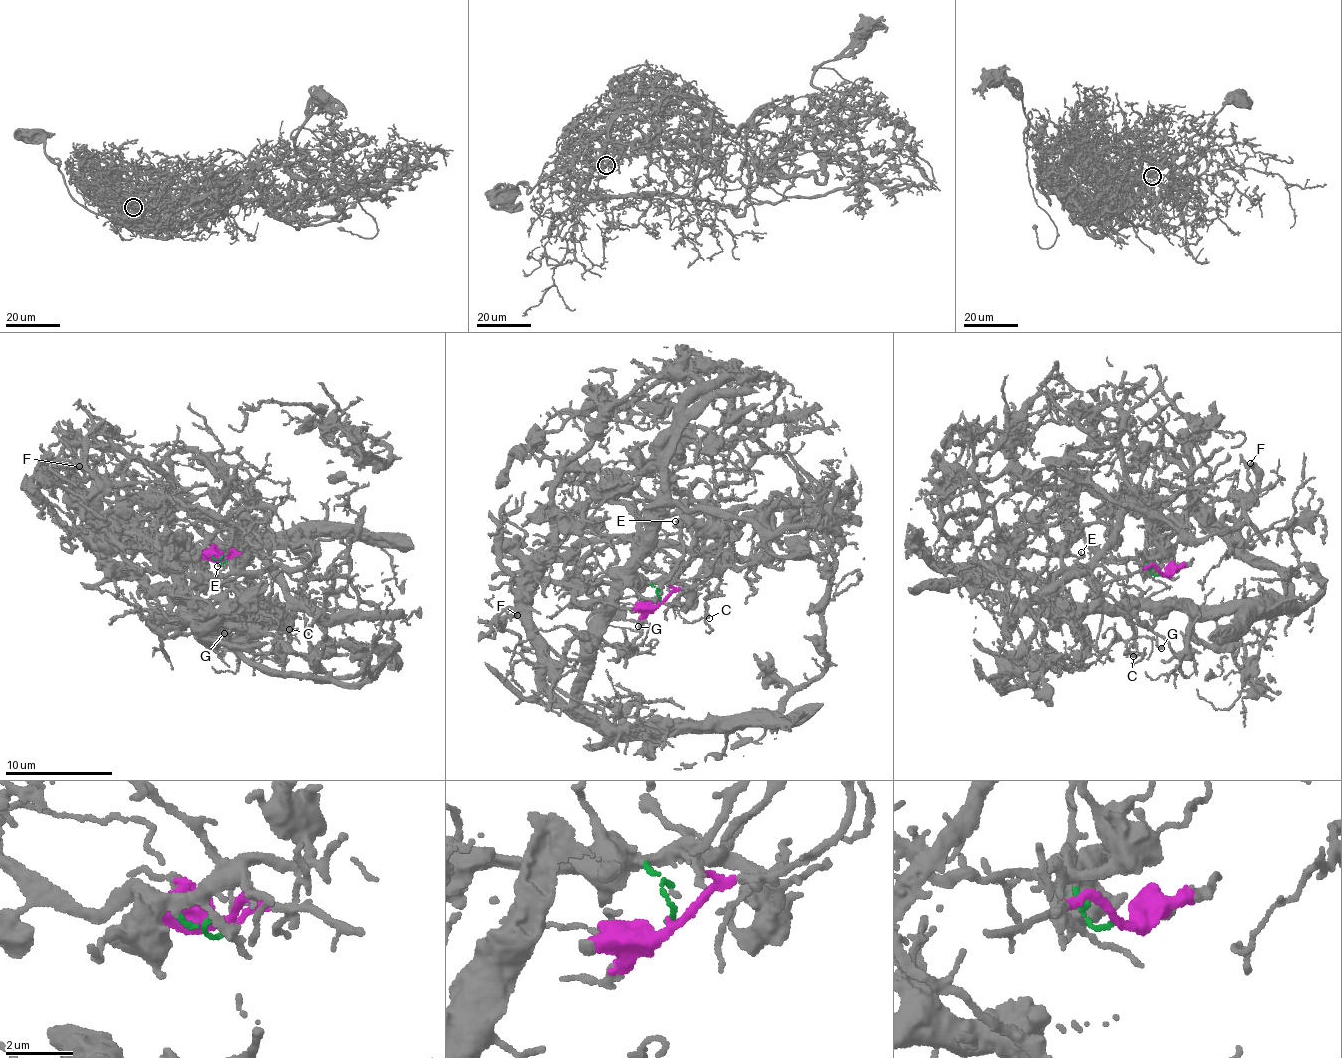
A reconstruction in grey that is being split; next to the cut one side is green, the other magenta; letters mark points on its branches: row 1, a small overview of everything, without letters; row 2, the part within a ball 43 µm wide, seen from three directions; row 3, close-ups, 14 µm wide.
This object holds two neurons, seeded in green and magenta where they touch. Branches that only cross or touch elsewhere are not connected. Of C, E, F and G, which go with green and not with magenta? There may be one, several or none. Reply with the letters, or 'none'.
C, F

